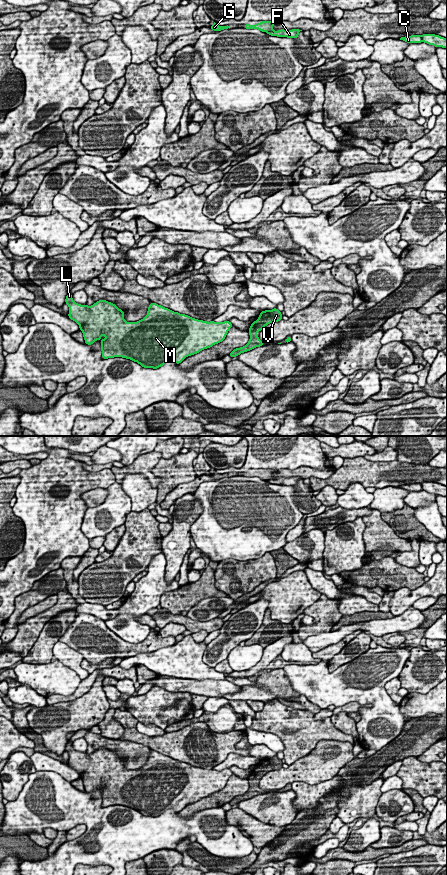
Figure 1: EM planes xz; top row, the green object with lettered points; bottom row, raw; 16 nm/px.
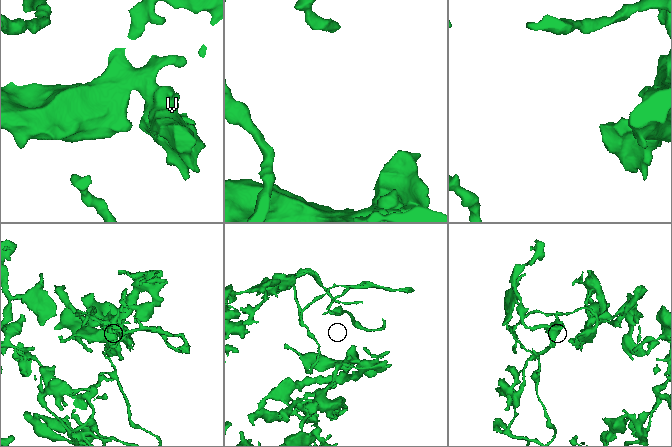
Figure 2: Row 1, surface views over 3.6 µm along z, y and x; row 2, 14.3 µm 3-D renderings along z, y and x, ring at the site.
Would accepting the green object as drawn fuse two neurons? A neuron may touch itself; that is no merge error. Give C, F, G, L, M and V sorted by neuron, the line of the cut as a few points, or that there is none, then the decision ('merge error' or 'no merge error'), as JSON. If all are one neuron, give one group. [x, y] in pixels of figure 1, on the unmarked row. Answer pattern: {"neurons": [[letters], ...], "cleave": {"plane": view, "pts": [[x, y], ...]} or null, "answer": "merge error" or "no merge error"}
{"neurons": [["C", "F", "G", "L", "M"], ["V"]], "cleave": {"plane": "xz", "pts": [[271, 763], [265, 766], [259, 765]]}, "answer": "merge error"}

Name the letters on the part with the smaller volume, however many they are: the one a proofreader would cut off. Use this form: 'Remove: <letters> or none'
Remove: V

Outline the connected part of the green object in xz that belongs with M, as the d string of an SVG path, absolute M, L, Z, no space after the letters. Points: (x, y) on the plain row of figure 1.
M68 741L65 751L69 754L69 767L75 769L83 781L85 792L101 789L102 807L122 805L137 810L144 816L157 817L168 809L180 812L186 805L199 801L222 790L230 776L230 769L214 770L192 766L151 750L147 763L137 770L127 770L124 759L106 748L92 754L76 751Z

